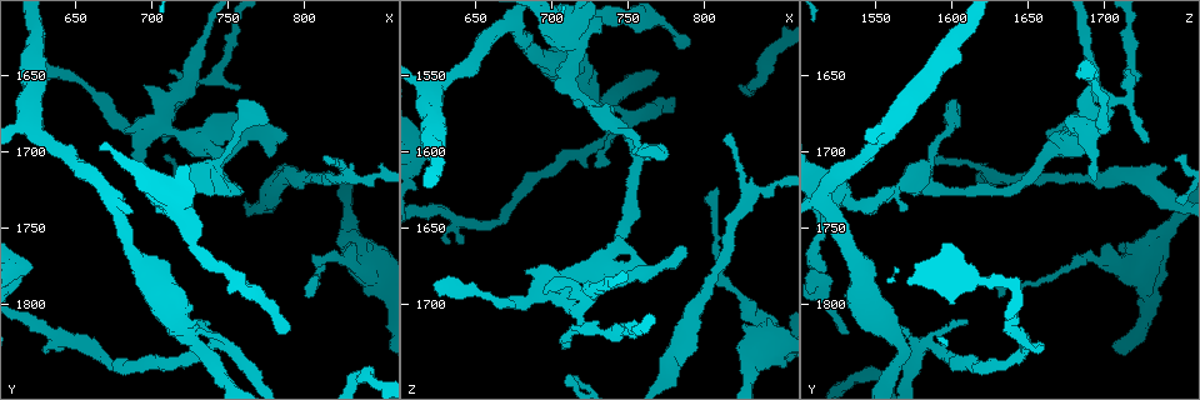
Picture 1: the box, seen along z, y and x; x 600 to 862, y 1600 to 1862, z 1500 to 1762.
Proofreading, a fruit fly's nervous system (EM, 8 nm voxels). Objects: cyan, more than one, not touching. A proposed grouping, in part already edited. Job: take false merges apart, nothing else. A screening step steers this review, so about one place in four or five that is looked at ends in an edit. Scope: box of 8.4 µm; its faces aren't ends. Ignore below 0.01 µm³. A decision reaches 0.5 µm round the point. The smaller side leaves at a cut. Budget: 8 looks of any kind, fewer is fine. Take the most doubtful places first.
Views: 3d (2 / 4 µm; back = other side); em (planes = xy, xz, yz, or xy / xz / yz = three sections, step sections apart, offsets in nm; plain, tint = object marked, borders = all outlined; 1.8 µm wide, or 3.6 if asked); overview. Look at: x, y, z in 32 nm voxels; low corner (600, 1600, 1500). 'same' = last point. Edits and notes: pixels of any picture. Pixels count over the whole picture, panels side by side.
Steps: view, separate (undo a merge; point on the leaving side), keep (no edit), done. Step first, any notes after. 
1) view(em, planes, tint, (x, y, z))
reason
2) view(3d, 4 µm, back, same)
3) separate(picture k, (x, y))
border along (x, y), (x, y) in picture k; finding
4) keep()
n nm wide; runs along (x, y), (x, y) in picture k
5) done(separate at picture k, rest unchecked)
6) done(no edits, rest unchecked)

view(3d, 4 µm, back, (718, 1666, 1704))
four arms meet

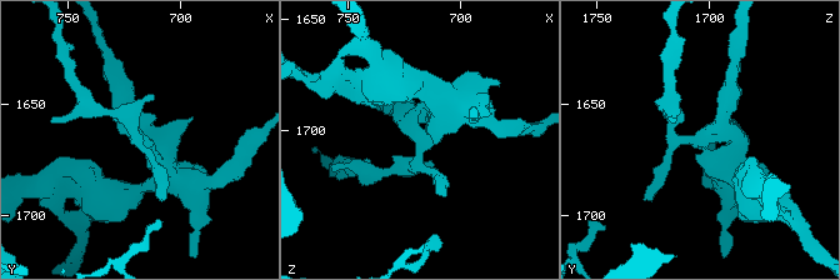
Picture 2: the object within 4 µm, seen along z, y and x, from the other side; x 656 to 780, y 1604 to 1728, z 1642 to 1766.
view(em, yz, step 8, tint, (716, 1666, 1703))
4 arms

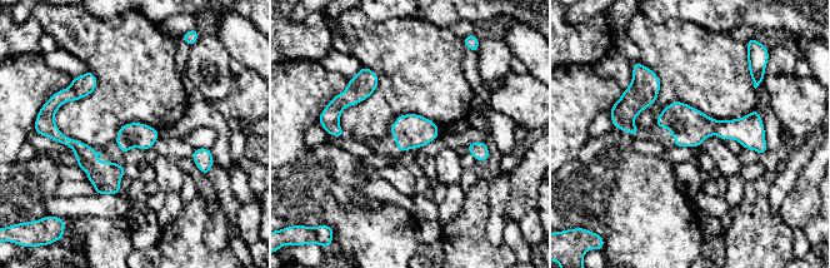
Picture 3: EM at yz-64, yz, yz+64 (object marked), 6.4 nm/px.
view(em, planes, borders, same)

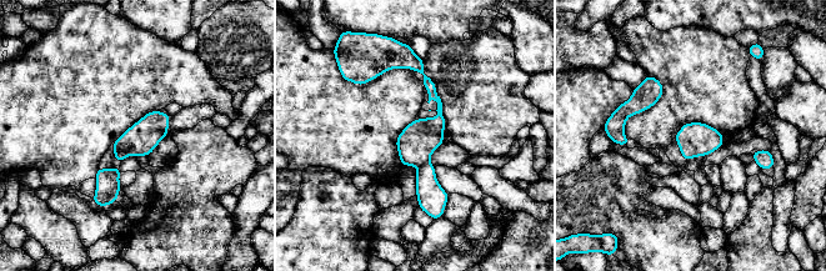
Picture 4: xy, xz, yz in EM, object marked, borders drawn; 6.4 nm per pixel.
separate(picture 4, (431, 197))
200 nm wide; border along (427, 161), (417, 167) in picture 4; a second neuron is stuck on

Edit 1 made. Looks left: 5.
view(3d, 2 µm, (828, 1716, 1630))
three-way junction

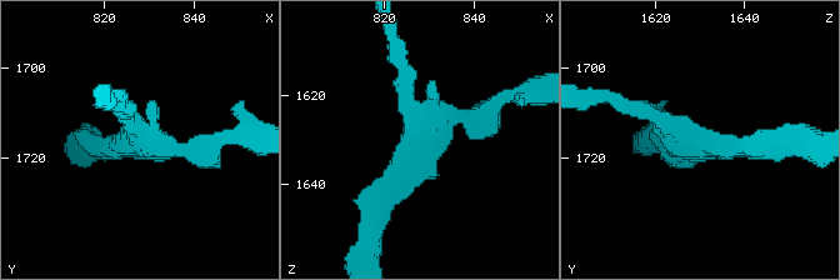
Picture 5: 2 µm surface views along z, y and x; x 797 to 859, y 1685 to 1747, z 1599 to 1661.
view(em, planes, tint, (829, 1717, 1628))
3 arms; shape alone is not enough

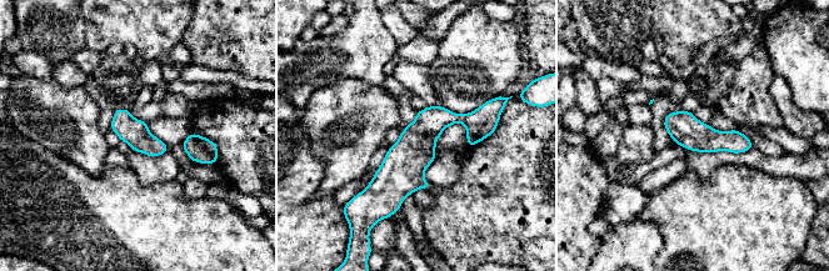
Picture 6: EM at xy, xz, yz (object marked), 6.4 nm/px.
keep()
all the same neuron

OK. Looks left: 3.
view(3d, 4 µm, (834, 1762, 1726))
thick turns thin

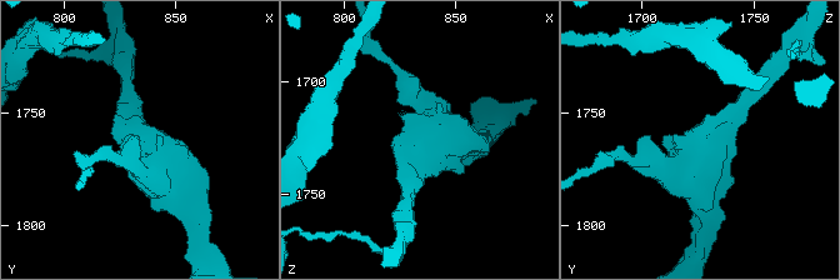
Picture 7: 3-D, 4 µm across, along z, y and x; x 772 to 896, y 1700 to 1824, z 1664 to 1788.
view(em, 3.6 µm, planes, tint, (835, 1762, 1727))
need the tissue

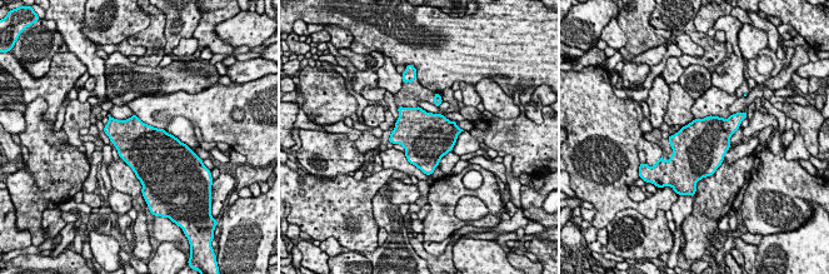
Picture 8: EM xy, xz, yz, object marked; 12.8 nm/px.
keep()
600 nm wide; all the same neuron

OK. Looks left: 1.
done(separate at picture 4, rest unchecked)

